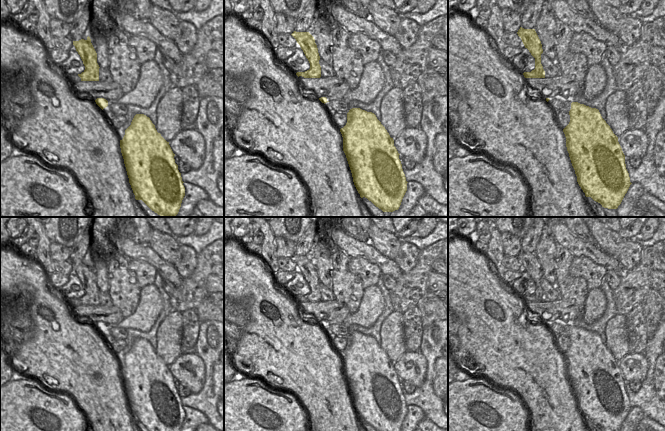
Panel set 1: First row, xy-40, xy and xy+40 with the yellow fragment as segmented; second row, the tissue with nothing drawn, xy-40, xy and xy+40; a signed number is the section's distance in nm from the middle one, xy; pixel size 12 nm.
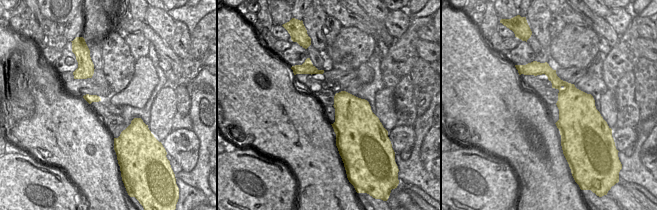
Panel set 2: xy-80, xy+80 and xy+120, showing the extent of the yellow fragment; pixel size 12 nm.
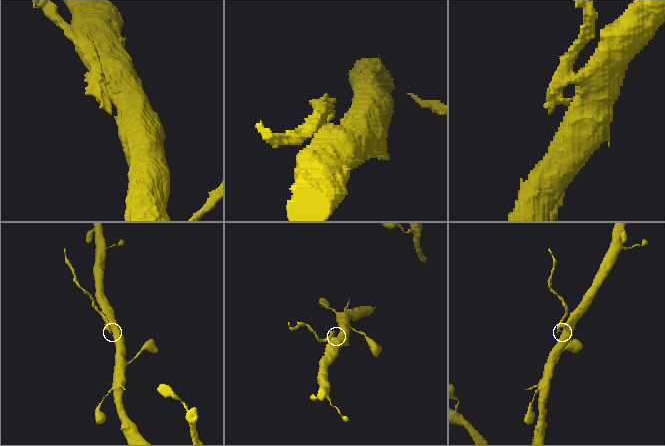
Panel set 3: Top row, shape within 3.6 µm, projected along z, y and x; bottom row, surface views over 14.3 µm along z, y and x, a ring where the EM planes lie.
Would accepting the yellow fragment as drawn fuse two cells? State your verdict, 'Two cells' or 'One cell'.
Two cells.

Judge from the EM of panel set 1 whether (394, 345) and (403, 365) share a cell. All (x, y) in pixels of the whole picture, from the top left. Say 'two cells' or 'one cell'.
two cells

